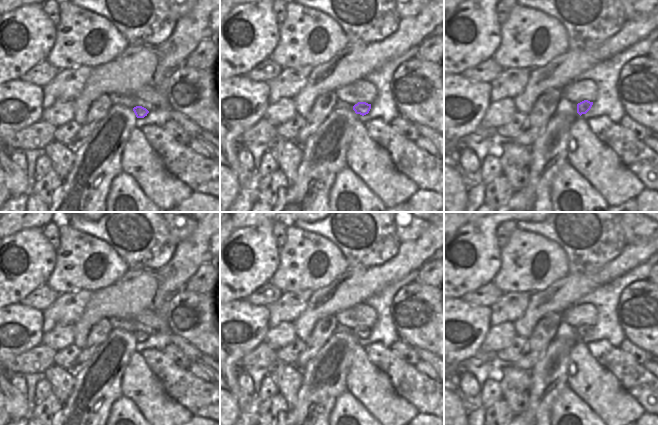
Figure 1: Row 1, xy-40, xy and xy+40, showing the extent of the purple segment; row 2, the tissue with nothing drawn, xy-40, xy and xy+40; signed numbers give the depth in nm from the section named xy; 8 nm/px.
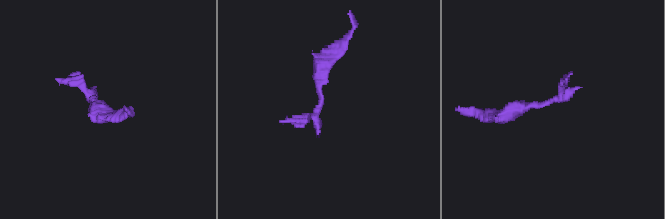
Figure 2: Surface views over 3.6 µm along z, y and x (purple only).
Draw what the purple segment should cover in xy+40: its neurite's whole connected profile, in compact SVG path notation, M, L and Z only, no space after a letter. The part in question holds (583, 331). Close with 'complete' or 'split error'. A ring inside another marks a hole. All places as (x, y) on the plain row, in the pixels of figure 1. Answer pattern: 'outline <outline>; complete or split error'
outline M584 324L577 328L577 337L581 340L582 338L586 338L592 331L593 326L588 324Z; complete

